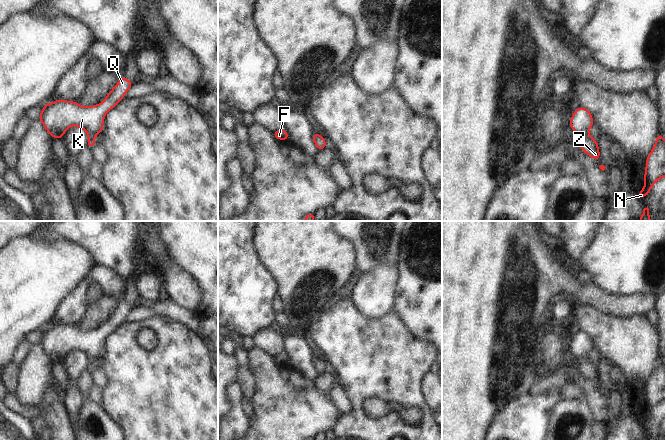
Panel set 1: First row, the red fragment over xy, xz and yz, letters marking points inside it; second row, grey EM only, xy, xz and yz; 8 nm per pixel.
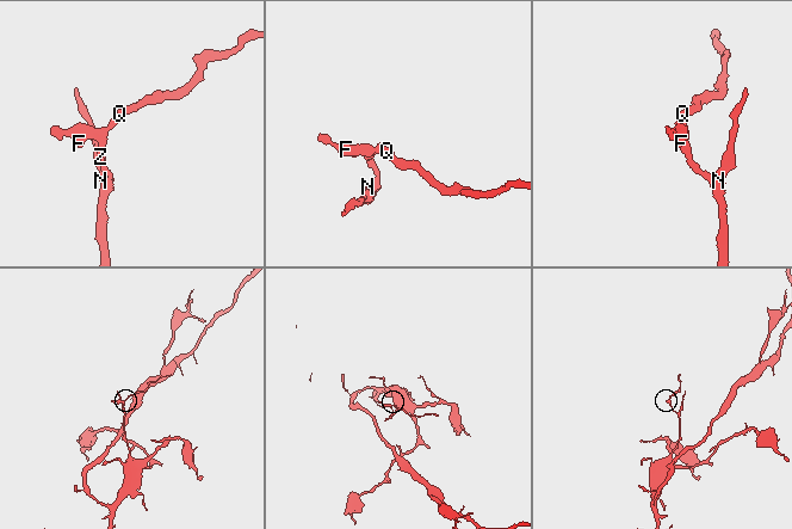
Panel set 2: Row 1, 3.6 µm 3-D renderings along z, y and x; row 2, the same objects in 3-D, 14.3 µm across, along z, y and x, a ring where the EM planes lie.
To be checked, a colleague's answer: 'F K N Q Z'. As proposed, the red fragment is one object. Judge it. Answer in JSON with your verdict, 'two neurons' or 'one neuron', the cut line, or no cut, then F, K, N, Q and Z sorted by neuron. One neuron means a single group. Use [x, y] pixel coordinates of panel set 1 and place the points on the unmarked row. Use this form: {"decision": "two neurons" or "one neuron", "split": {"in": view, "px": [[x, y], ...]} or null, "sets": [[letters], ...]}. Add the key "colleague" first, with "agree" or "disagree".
{"colleague": "agree", "decision": "one neuron", "split": null, "sets": [["F", "K", "N", "Q", "Z"]]}

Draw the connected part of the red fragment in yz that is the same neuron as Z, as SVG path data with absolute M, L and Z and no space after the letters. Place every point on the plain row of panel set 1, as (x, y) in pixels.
M584 331L577 332L570 343L571 352L579 359L580 372L593 383L600 384L598 366L586 357L593 348L591 337Z

